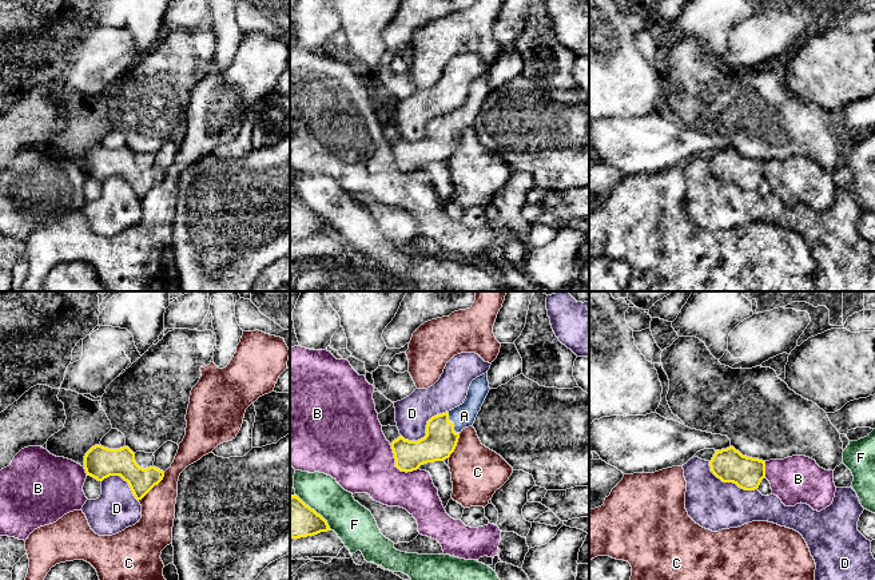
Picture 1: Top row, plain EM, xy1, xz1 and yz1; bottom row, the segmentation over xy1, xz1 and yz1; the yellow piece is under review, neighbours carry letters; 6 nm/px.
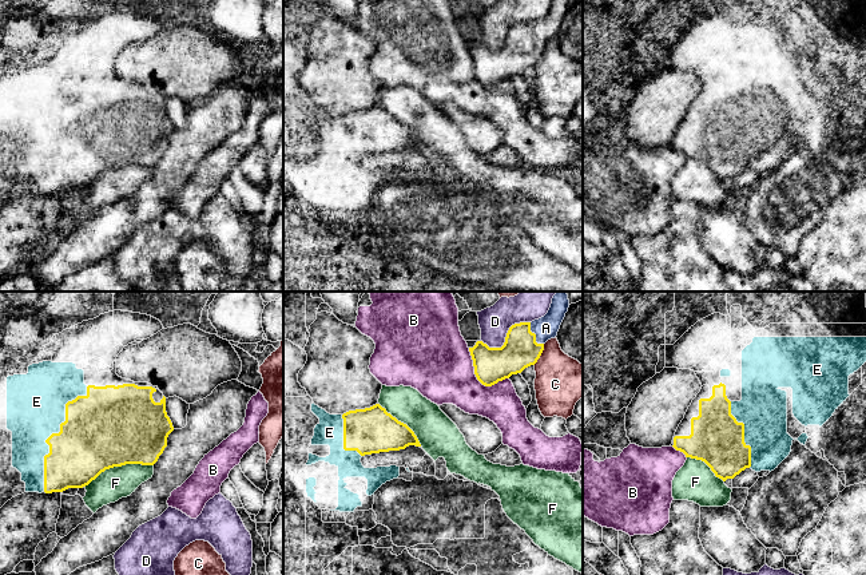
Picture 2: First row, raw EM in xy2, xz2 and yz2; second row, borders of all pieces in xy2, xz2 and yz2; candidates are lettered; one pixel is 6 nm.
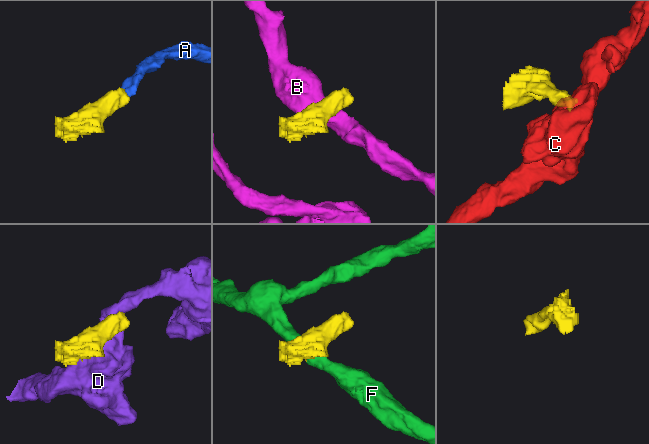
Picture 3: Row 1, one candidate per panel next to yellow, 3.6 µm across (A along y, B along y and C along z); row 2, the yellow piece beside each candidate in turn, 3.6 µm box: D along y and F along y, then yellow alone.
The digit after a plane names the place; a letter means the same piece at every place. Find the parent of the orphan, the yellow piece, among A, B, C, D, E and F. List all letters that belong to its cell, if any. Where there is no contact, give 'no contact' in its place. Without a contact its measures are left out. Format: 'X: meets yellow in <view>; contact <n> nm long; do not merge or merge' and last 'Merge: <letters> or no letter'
A: meets yellow in xz2; contact 160 nm long; merge
B: meets yellow in xz2; contact 320 nm long; do not merge
C: meets yellow in xy1; contact 240 nm long; do not merge
D: meets yellow in xz2; contact 320 nm long; do not merge
E: meets yellow in xy2; contact 700 nm long; merge
F: meets yellow in xy2; contact 440 nm long; do not merge
Merge: A, E

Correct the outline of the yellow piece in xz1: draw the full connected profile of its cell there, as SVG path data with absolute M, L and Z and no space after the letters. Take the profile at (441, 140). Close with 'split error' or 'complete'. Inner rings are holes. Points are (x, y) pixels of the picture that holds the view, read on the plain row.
M485 74L472 82L462 106L427 122L423 139L409 142L399 136L394 140L390 146L395 167L407 174L423 164L449 159L457 147L460 134L473 127L489 91L488 74Z; split error

